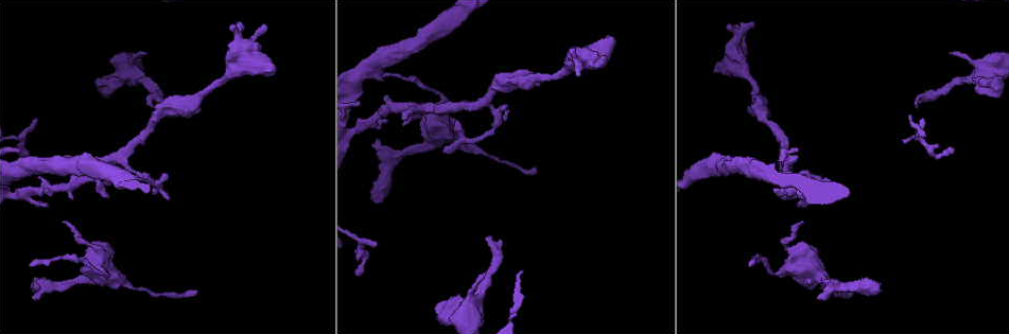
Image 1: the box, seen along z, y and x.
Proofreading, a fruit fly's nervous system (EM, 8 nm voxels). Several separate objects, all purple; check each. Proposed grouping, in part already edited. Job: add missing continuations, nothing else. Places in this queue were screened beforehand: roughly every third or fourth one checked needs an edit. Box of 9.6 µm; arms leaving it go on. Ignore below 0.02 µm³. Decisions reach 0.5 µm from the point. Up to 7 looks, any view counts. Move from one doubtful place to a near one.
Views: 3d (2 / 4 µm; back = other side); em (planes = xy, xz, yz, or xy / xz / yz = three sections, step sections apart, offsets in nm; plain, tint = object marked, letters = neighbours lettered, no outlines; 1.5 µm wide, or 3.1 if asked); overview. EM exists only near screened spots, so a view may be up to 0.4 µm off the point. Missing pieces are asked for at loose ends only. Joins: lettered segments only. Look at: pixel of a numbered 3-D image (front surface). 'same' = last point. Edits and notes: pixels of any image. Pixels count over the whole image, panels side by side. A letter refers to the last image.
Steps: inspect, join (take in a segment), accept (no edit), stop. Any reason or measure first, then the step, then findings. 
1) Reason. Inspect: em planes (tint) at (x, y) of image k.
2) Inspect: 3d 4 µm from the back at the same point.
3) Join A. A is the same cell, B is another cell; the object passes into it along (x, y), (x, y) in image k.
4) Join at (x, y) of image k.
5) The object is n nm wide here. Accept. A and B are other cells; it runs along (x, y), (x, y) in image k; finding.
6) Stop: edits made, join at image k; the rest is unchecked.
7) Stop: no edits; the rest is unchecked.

End of a long branch. Inspect: em yz step 4 (tint) at (31, 265) of image 1.

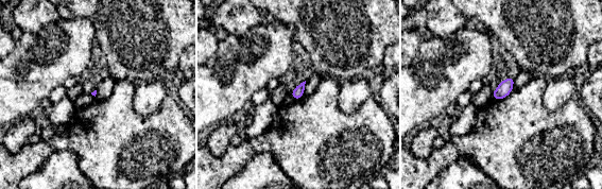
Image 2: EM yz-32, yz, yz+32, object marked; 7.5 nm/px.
Inspect: em yz step 4 (letters) at the same point.

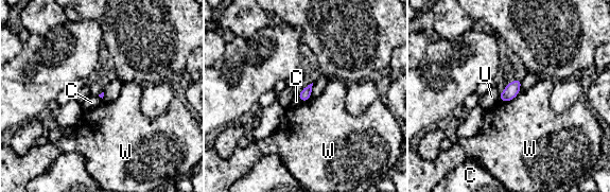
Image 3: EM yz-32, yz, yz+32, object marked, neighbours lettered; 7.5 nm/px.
Accept. C, U and W are other cells; a border runs along (519, 91), (512, 99), (500, 101) in image 3; no lettered segment goes on from it.

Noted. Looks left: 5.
An open end. Inspect: em xy step 4 (letters) at (879, 292) of image 1.

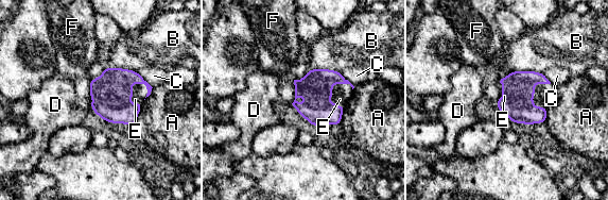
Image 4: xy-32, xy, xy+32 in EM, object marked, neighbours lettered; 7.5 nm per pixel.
Cut it another way. Inspect: em planes (letters) at the same point.

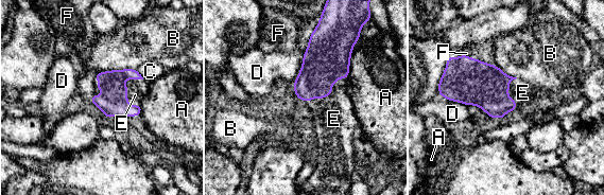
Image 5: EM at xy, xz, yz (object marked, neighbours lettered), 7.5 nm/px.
Join E. E is the same cell, A, B, C, D and F are other cells; the object passes into it along (113, 102), (125, 84), (137, 88) in image 5; the neuron continues.

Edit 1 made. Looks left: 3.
Free end. Inspect: 3d 2 µm from the back at (493, 241) of image 1.

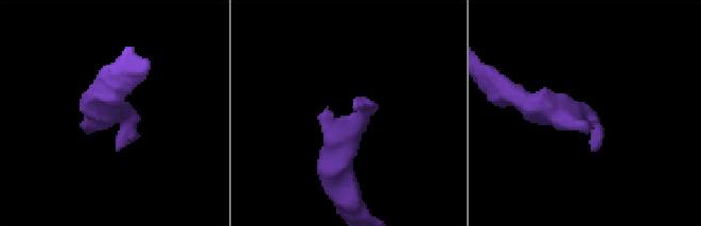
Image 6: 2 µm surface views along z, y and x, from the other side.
Now the EM. Inspect: em xz step 8 (letters) at (592, 145) of image 6.

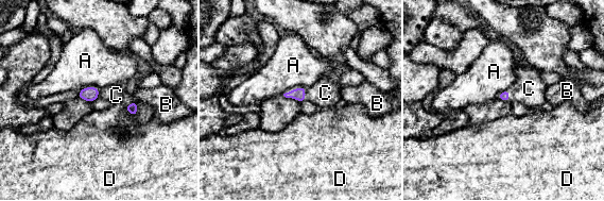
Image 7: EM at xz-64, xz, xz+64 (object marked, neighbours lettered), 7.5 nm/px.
Join C. C is the same cell, A, B and D are other cells; the object passes into it along (298, 94), (305, 93), (325, 93) in image 7; the neuron continues.

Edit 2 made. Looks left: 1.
Stop: edits made, join at image 5, join at image 7; the rest is unchecked.

